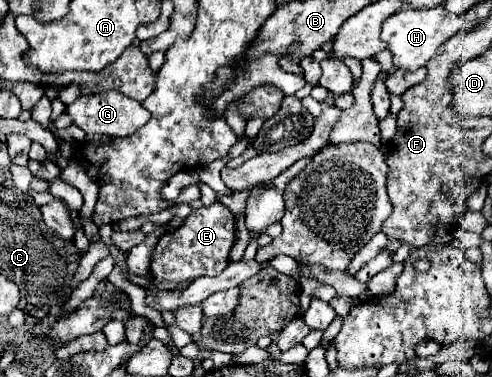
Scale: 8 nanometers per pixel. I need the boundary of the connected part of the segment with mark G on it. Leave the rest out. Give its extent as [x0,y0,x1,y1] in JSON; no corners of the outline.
[68,91,150,137]

